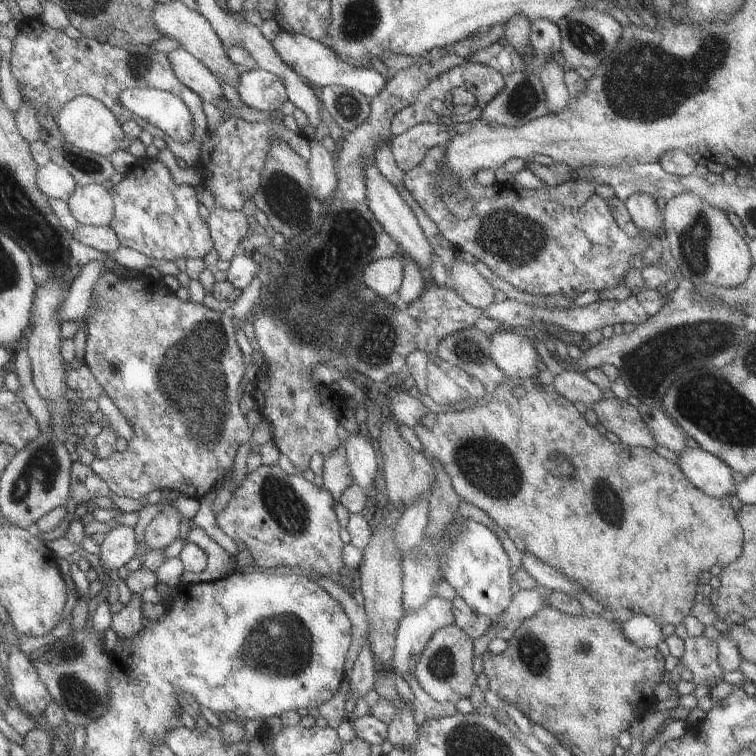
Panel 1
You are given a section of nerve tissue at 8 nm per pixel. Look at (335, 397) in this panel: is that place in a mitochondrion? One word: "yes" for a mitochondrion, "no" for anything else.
no

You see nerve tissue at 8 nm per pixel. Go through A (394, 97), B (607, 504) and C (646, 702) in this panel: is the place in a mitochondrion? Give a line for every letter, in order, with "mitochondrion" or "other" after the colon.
A: other
B: mitochondrion
C: other

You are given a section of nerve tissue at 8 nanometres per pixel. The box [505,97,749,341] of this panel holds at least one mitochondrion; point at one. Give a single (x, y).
(694, 244)

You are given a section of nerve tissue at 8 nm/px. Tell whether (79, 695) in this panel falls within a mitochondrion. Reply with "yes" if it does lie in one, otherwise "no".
yes

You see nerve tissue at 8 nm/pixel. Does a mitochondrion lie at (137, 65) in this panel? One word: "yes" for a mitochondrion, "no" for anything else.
yes

